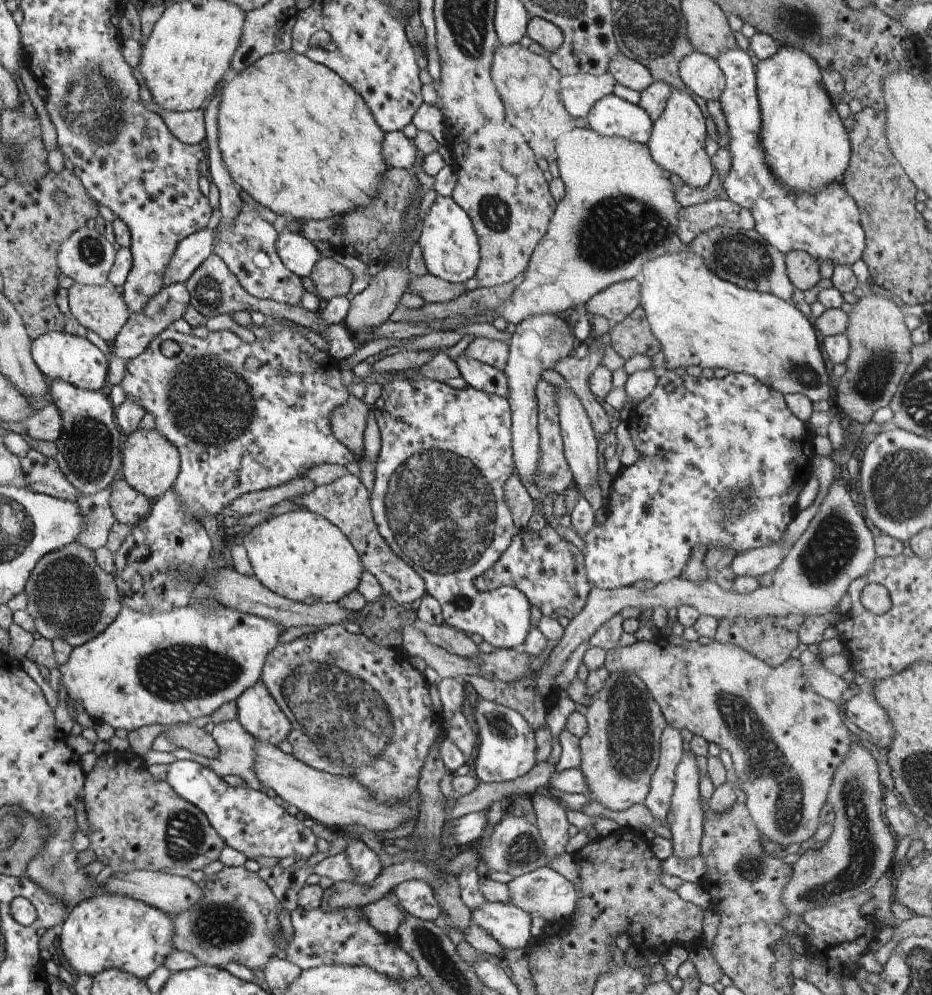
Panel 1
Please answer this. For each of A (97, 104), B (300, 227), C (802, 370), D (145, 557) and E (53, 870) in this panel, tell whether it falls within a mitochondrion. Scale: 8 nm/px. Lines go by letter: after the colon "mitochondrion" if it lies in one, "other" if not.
A: mitochondrion
B: other
C: mitochondrion
D: other
E: mitochondrion

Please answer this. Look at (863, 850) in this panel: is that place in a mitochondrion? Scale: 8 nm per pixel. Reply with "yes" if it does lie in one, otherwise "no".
yes

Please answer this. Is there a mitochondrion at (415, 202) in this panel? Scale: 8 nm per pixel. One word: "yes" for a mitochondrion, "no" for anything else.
no

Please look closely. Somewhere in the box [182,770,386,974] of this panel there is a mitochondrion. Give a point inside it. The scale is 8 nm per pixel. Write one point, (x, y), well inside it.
(218, 925)

